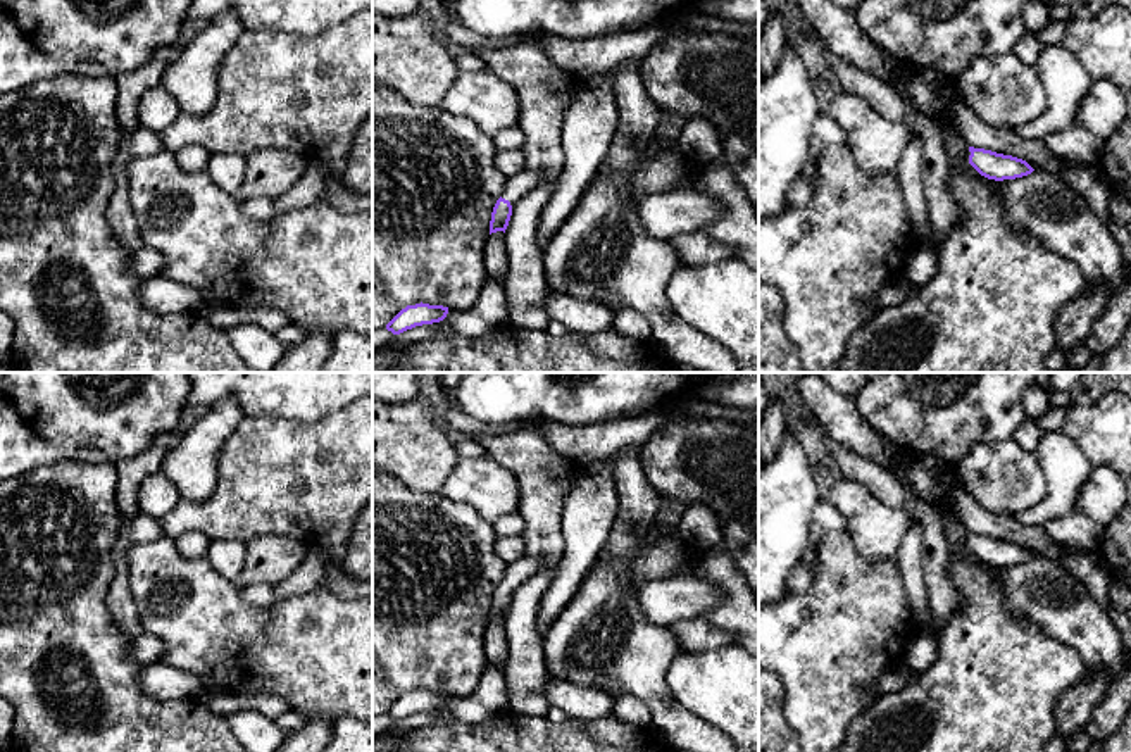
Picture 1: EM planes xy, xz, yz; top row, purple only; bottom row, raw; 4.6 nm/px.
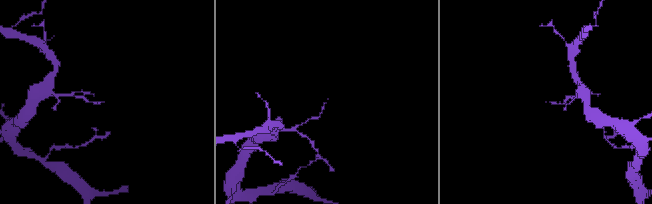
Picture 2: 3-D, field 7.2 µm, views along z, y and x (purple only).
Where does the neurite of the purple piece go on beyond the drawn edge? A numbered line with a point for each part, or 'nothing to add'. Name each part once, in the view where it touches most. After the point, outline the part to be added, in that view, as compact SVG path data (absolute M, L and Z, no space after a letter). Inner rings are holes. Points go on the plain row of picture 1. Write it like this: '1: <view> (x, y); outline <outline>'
1: xz (518, 571); outline M522 555L517 561L507 564L502 585L509 586L514 593L521 583L540 571L540 561L531 555Z

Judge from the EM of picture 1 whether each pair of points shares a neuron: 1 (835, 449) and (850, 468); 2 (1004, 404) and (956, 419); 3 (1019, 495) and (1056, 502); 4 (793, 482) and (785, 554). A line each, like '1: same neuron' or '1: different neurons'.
1: same neuron
2: same neuron
3: different neurons
4: same neuron

